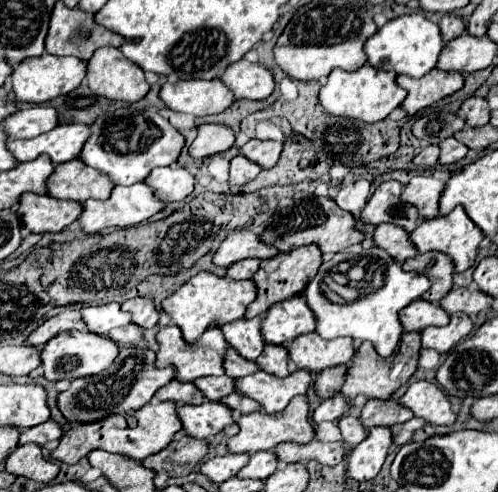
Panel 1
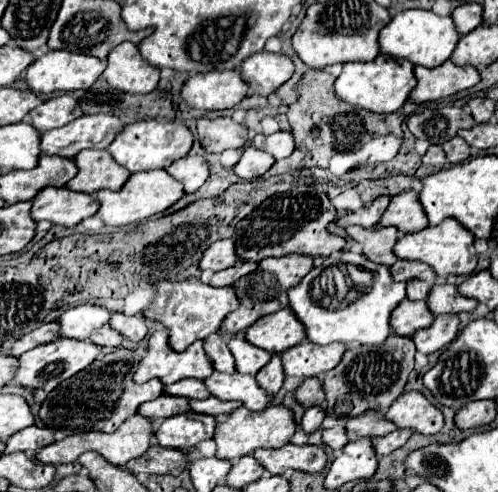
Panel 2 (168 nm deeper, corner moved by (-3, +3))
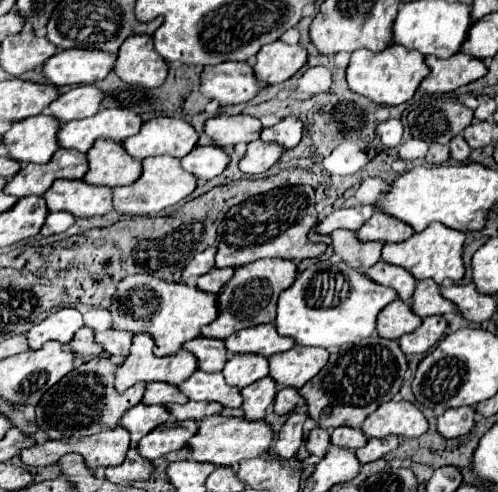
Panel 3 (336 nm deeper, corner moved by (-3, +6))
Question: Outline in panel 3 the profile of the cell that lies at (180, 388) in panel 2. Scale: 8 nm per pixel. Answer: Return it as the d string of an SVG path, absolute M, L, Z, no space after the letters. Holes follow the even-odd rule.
M148 383L142 403L146 405L168 405L168 403L186 403L188 397L170 383Z

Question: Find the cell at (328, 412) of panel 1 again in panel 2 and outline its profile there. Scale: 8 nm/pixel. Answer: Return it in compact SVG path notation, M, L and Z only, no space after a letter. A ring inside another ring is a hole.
M320 406L308 408L308 410L304 412L304 416L302 416L300 428L302 428L306 434L312 434L314 430L318 430L318 428L320 428L322 420L324 420L324 408L320 408Z

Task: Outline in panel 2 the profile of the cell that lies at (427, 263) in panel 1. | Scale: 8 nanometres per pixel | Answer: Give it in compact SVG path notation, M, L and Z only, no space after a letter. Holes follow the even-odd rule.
M398 260L396 264L392 264L390 274L392 280L406 282L408 300L426 300L436 280L436 274L430 270L430 266L422 262L408 262L408 260Z

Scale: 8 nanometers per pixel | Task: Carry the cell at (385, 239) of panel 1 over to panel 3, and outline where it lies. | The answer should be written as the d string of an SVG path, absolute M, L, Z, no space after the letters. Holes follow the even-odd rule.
M336 229L332 233L332 247L334 251L350 265L368 269L380 261L384 243L380 241L360 241L354 231Z

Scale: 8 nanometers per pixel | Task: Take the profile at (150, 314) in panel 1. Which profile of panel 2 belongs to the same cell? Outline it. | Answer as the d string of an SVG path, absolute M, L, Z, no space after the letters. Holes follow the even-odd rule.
M112 314L110 318L110 328L122 334L126 340L132 342L142 342L148 334L148 320L142 316L124 316L124 314Z

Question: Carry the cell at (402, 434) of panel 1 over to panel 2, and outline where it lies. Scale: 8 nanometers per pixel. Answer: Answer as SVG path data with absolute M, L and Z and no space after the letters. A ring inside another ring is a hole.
M404 428L404 430L394 430L382 438L372 438L372 448L378 456L386 456L386 454L402 448L406 444L406 440L410 438L410 434L412 434L412 430Z

